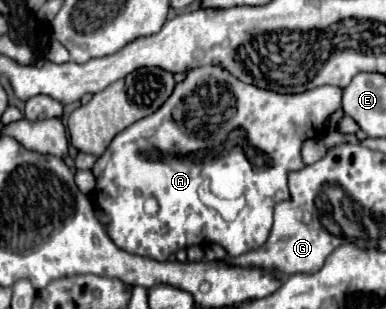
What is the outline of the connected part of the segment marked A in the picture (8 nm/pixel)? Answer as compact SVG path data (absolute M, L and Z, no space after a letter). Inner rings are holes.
M204 66L204 68L196 68L188 72L188 78L182 84L176 84L172 96L166 100L166 104L156 110L152 116L146 116L142 120L138 120L136 124L128 126L126 130L122 130L108 146L108 150L98 158L96 166L92 168L94 176L96 176L96 190L94 190L94 200L100 204L100 208L104 210L104 222L108 224L108 236L112 238L112 242L120 248L126 250L128 254L136 254L136 256L144 256L144 258L152 258L158 262L168 260L170 256L174 256L178 250L188 248L188 246L200 246L206 242L212 244L220 244L228 256L240 256L244 252L256 250L260 248L270 234L272 228L272 210L278 202L290 200L290 192L288 192L288 172L296 172L300 168L304 168L304 160L302 160L302 146L306 140L310 138L320 138L324 132L324 122L328 120L330 114L334 114L340 108L342 102L342 90L336 86L324 86L324 88L314 88L302 94L276 94L270 90L260 90L256 86L244 84L238 78L230 76L226 70L218 68L218 66ZM154 196L160 204L160 210L156 216L148 216L144 212L144 200Z

